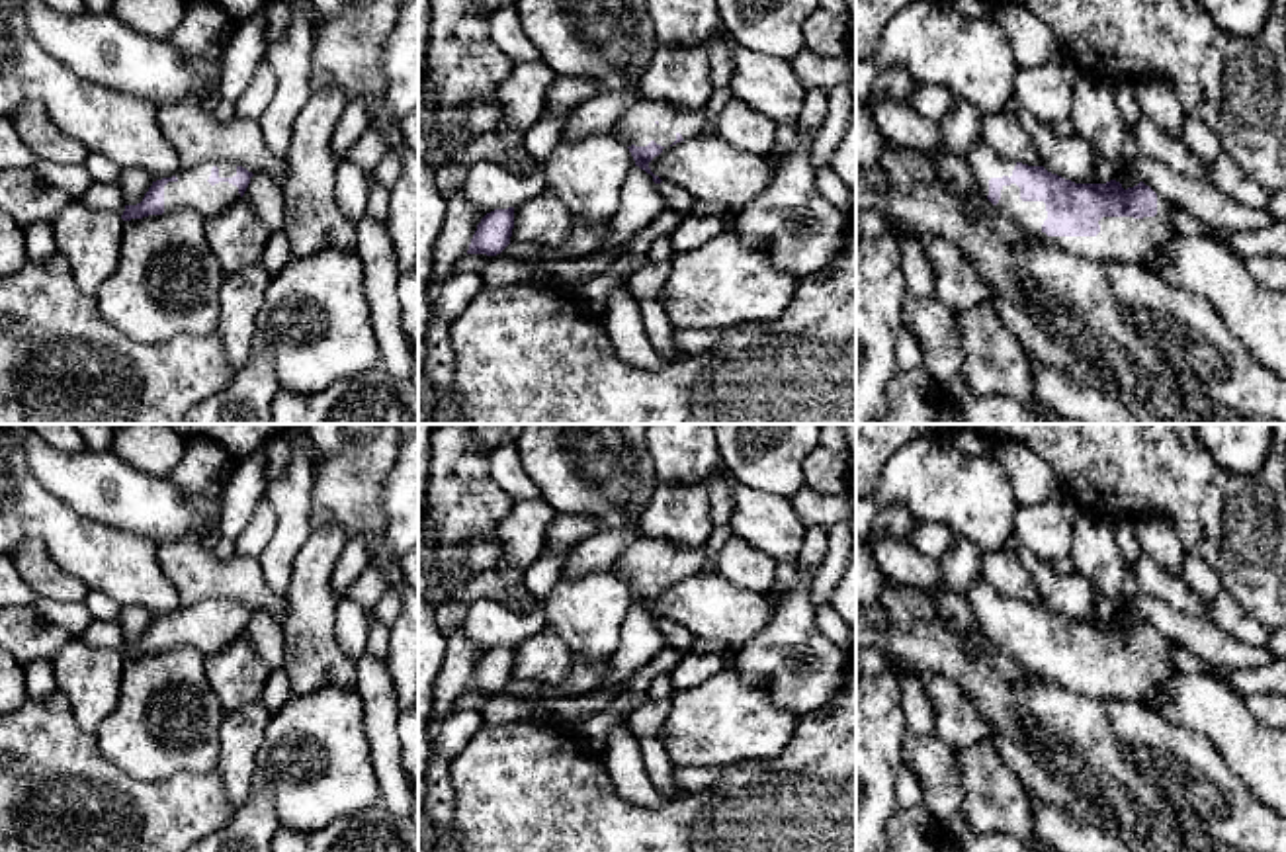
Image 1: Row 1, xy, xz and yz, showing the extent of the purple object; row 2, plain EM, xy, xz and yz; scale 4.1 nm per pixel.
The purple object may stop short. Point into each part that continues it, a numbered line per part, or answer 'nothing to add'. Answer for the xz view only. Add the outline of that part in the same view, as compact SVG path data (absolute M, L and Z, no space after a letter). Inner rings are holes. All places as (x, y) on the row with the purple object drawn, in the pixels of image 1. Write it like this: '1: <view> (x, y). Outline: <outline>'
1: xz (638, 122). Outline: M637 102L610 129L612 135L627 135L635 147L647 147L655 141L670 147L680 133L682 139L694 139L702 133L702 111L678 109L666 102Z

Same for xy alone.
1: xy (192, 190). Outline: M209 160L176 174L176 182L164 186L164 213L193 209L205 221L221 215L238 197L238 188L227 180L236 176L236 162Z

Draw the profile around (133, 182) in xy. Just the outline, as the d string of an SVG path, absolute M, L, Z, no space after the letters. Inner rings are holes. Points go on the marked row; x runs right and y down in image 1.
M127 168L119 174L119 188L125 199L125 205L137 205L143 201L145 193L152 186L152 176L139 168Z

